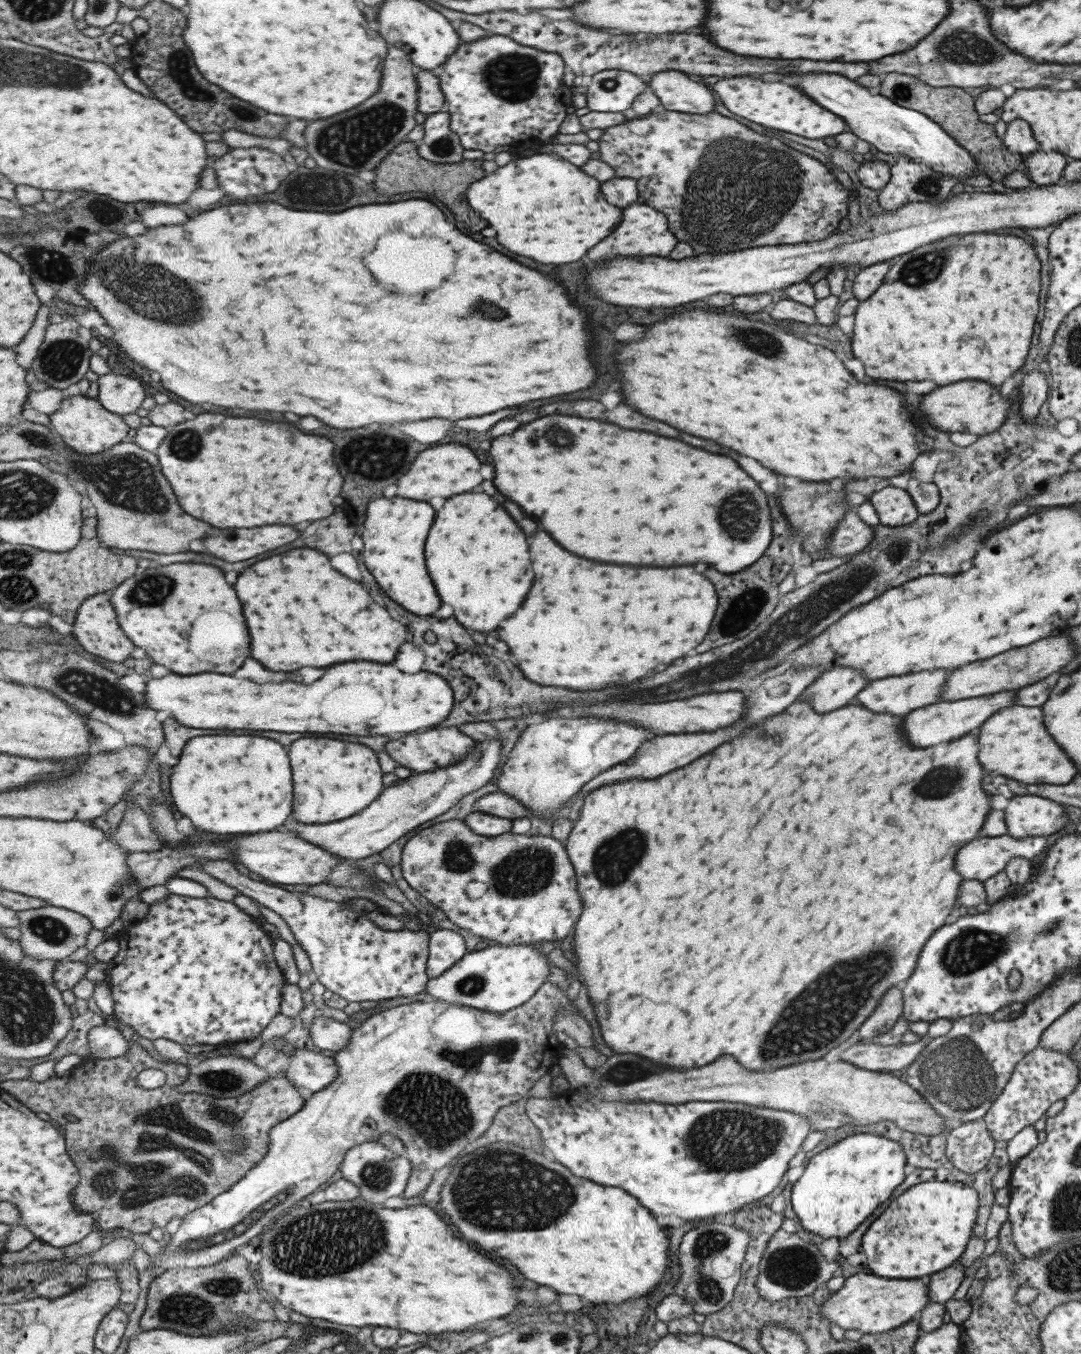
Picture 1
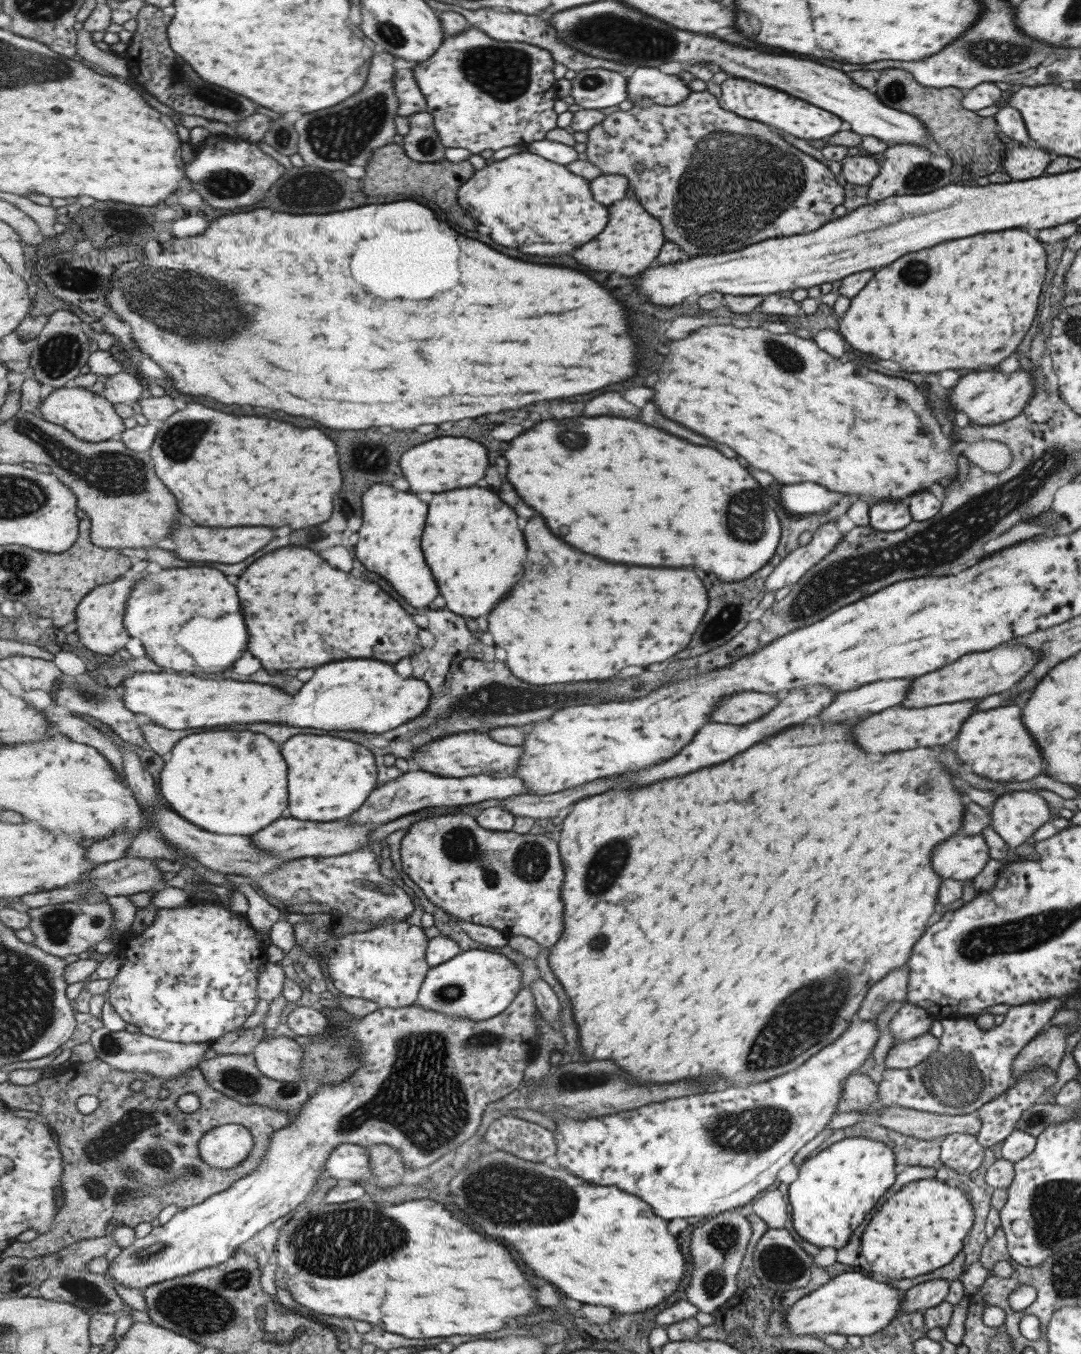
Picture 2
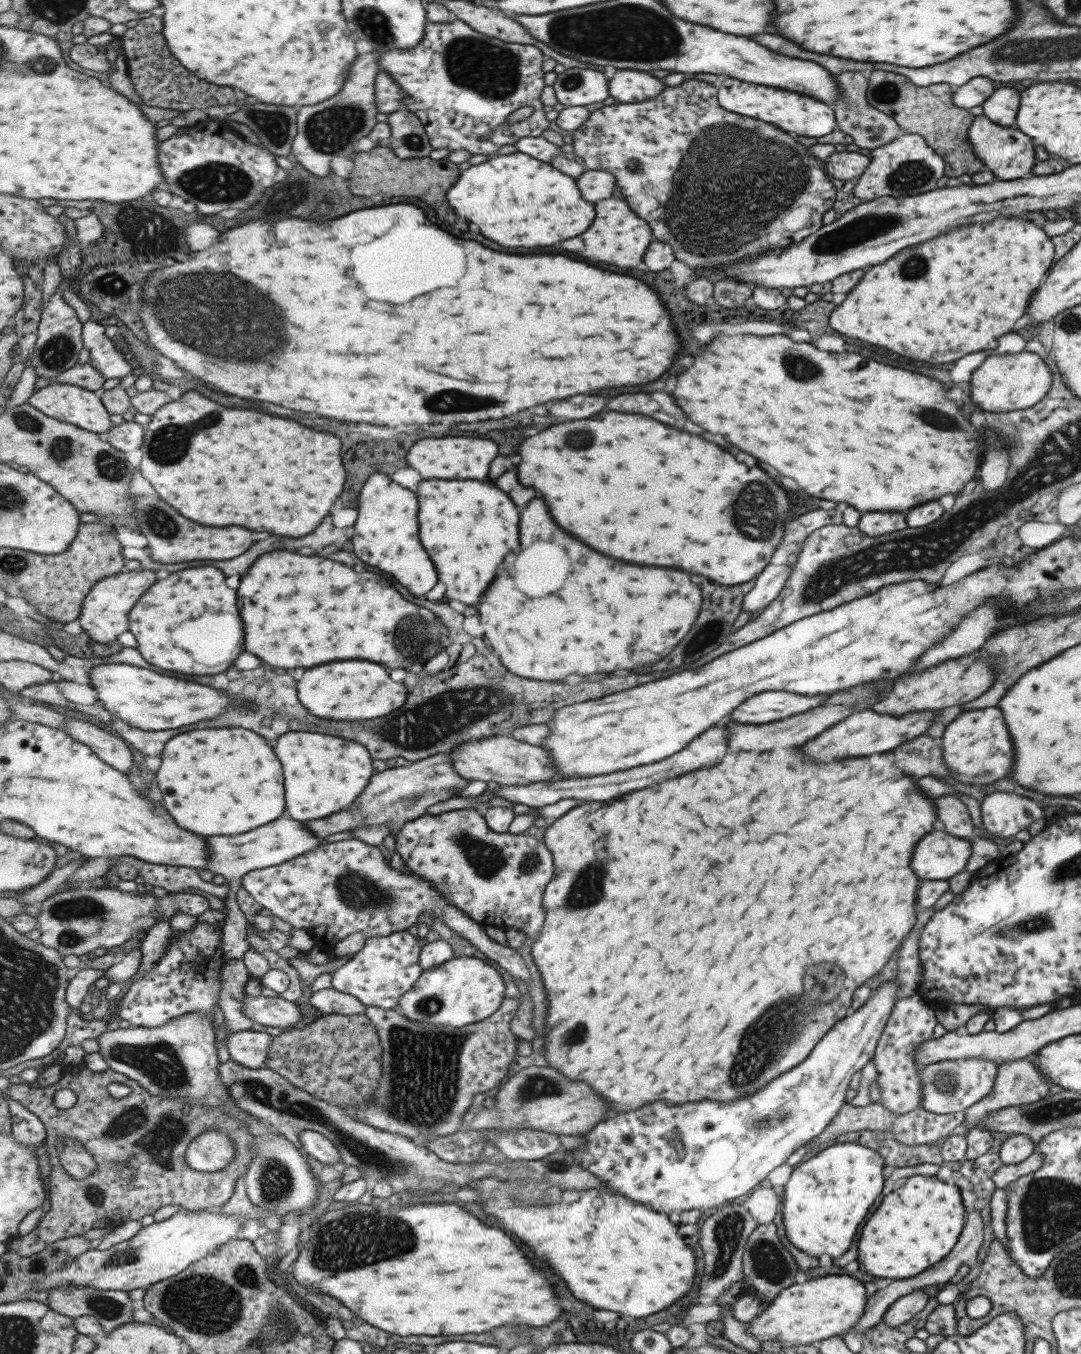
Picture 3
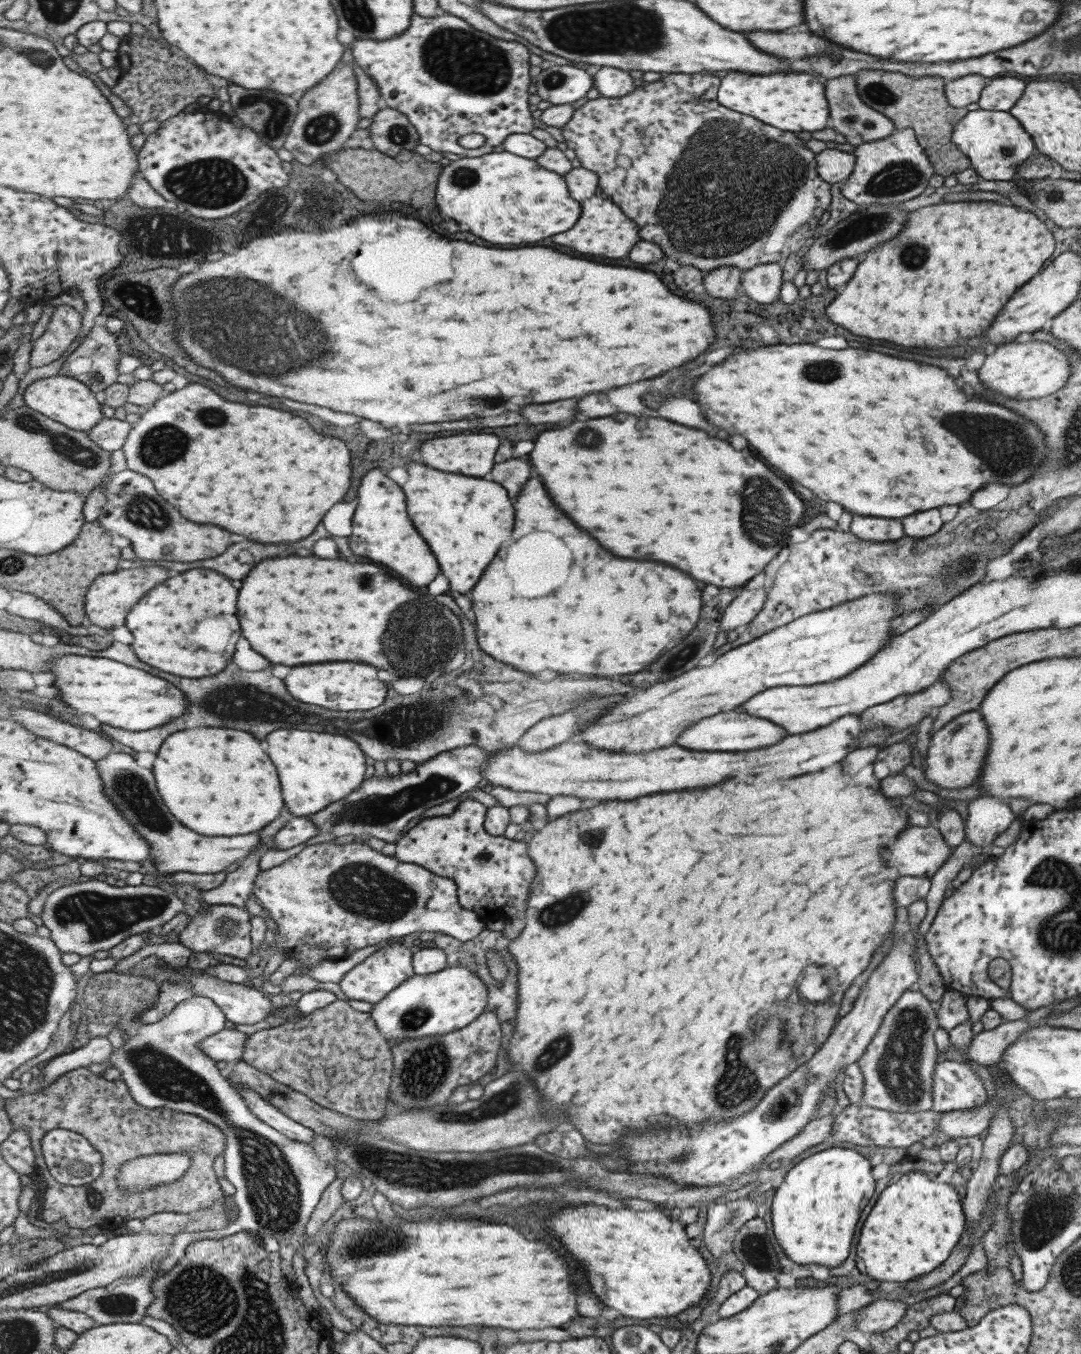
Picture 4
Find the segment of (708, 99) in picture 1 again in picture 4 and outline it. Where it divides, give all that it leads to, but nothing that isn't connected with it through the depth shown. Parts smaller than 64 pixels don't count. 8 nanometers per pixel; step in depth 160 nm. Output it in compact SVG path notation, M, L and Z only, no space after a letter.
M603 67L594 74L596 89L607 98L621 98L635 89L635 79L629 71L613 67Z

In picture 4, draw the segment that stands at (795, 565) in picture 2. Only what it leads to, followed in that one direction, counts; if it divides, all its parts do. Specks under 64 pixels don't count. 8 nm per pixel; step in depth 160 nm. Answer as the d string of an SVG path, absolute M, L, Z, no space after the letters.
M763 587L757 589L741 589L741 592L729 601L727 608L720 618L719 631L729 633L741 624L747 624L762 607L765 600Z

